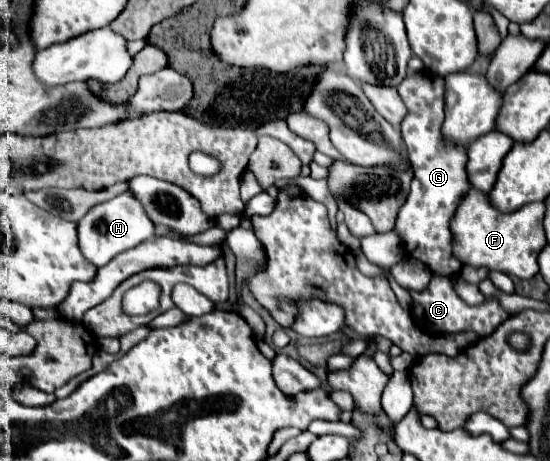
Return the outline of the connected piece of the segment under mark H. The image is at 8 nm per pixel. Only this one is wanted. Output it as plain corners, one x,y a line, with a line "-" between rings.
126,191
106,203
94,205
84,219
78,221
78,239
80,239
80,251
82,255
94,263
96,267
106,265
122,251
128,251
138,244
151,239
155,235
155,225
148,219
144,207
134,199
132,191

